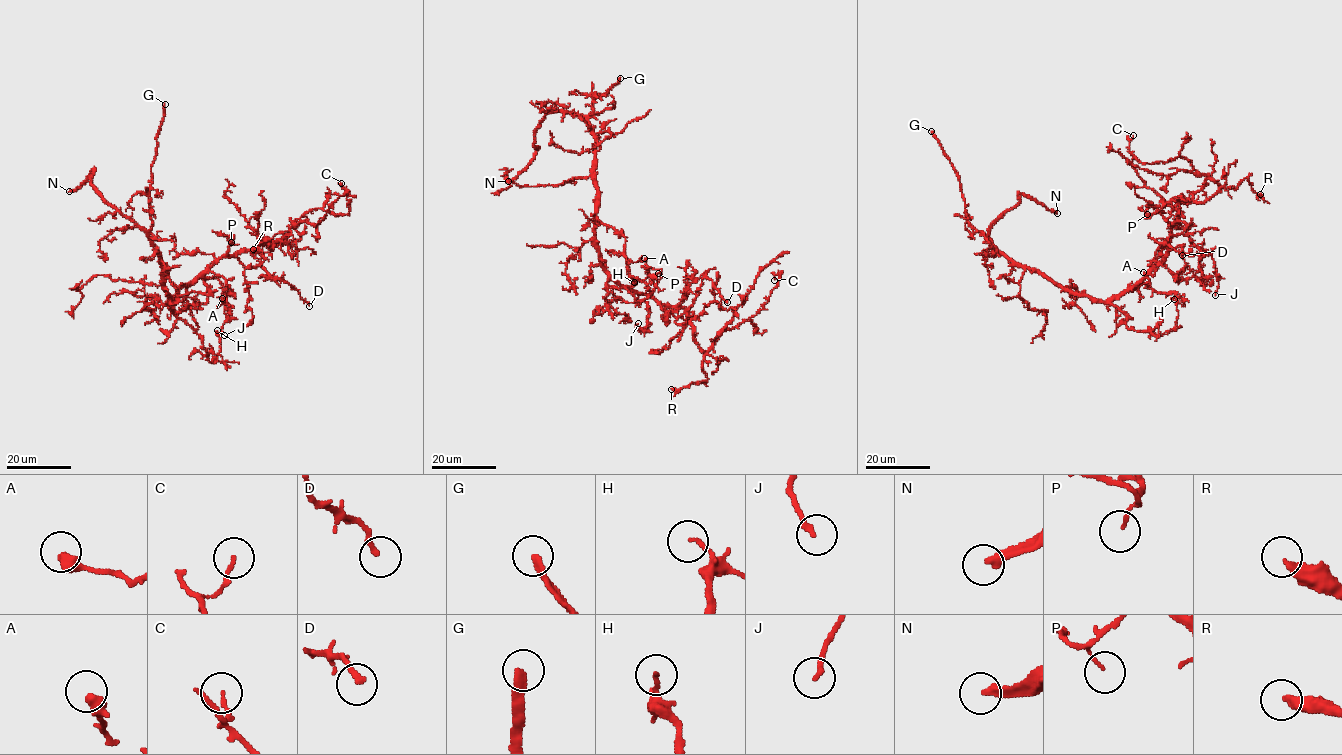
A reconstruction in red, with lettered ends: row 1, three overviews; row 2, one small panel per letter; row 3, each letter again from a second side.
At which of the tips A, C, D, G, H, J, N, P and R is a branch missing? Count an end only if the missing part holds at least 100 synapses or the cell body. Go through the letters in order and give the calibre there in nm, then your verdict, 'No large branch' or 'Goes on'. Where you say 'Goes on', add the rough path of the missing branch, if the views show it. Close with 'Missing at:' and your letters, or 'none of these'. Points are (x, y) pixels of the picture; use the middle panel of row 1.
A: Thickness 440 nm. No large branch
C: Thickness 120 nm. No large branch
D: Thickness 240 nm. No large branch
G: Thickness 280 nm. Goes on
H: Thickness 120 nm. No large branch
J: Thickness 190 nm. No large branch
N: Thickness 320 nm. Goes on. Course of what is missing: (508, 181), (498, 263), (522, 286), (515, 308), (532, 327), (598, 349), (677, 355), (725, 321), (744, 346)
P: Thickness 100 nm. No large branch
R: Thickness 360 nm. No large branch
Missing at: G, N

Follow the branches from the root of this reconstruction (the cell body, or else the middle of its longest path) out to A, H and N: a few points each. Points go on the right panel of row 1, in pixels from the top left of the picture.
A: (1141, 280), (1165, 256), (1167, 243), (1156, 251), (1155, 273), (1151, 276), (1143, 272)
H: (1141, 280), (1110, 301), (1128, 316), (1128, 328), (1156, 336), (1168, 334), (1178, 318), (1174, 299)
N: (1141, 280), (1110, 300), (1093, 301), (1017, 266), (991, 243), (991, 224), (1017, 204), (1021, 194), (1057, 213)

